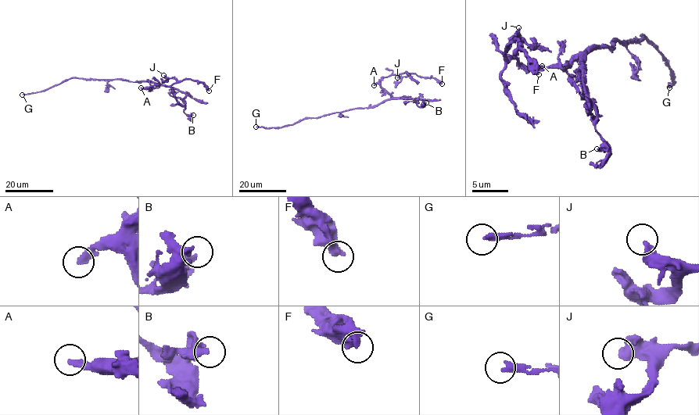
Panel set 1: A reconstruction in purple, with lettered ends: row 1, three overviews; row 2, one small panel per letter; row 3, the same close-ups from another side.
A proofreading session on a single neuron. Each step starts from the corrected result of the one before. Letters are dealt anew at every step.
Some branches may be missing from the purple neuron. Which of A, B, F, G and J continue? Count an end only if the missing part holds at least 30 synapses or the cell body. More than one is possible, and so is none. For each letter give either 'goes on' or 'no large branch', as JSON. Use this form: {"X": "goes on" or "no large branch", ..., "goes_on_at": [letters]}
{"A": "goes on", "B": "no large branch", "F": "no large branch", "G": "goes on", "J": "no large branch", "goes_on_at": ["A", "G"]}

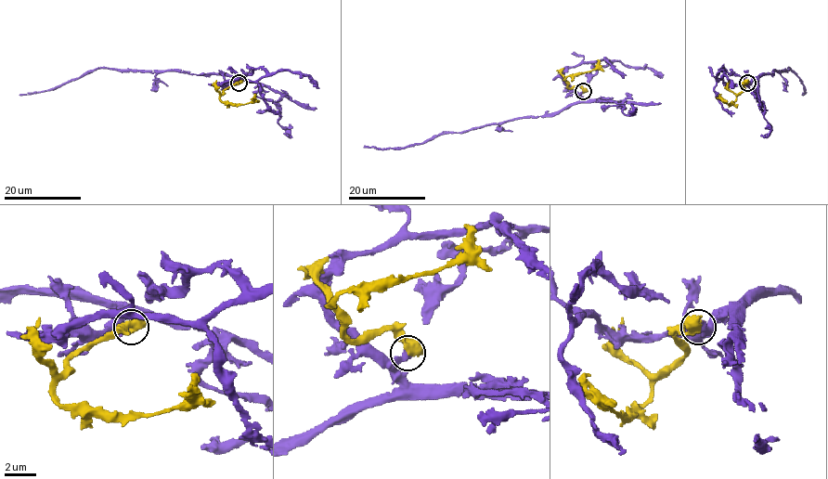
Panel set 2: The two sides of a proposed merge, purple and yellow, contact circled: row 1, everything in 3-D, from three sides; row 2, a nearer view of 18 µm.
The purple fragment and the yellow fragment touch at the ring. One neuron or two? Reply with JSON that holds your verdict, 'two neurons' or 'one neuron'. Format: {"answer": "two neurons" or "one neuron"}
{"answer": "two neurons"}

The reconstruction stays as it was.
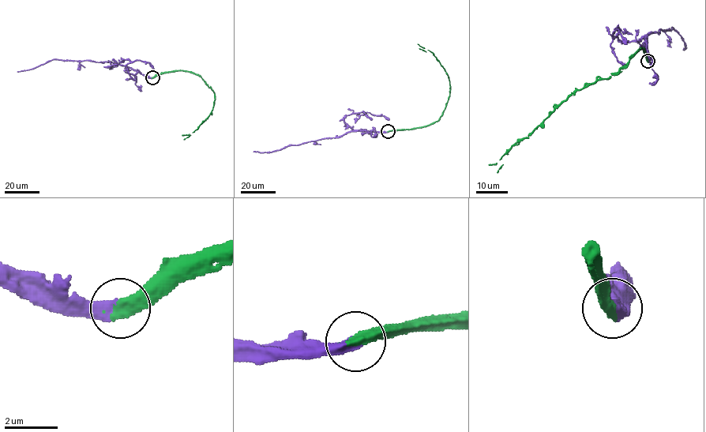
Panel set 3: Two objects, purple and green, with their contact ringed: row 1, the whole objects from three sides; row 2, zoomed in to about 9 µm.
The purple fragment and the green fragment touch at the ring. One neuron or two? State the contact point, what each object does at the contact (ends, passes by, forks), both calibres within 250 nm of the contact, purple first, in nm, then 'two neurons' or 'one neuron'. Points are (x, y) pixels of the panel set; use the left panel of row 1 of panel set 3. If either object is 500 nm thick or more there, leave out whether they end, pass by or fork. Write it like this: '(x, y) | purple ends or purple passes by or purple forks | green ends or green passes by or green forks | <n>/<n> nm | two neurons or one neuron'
(152, 77) | 420/500 nm | one neuron

